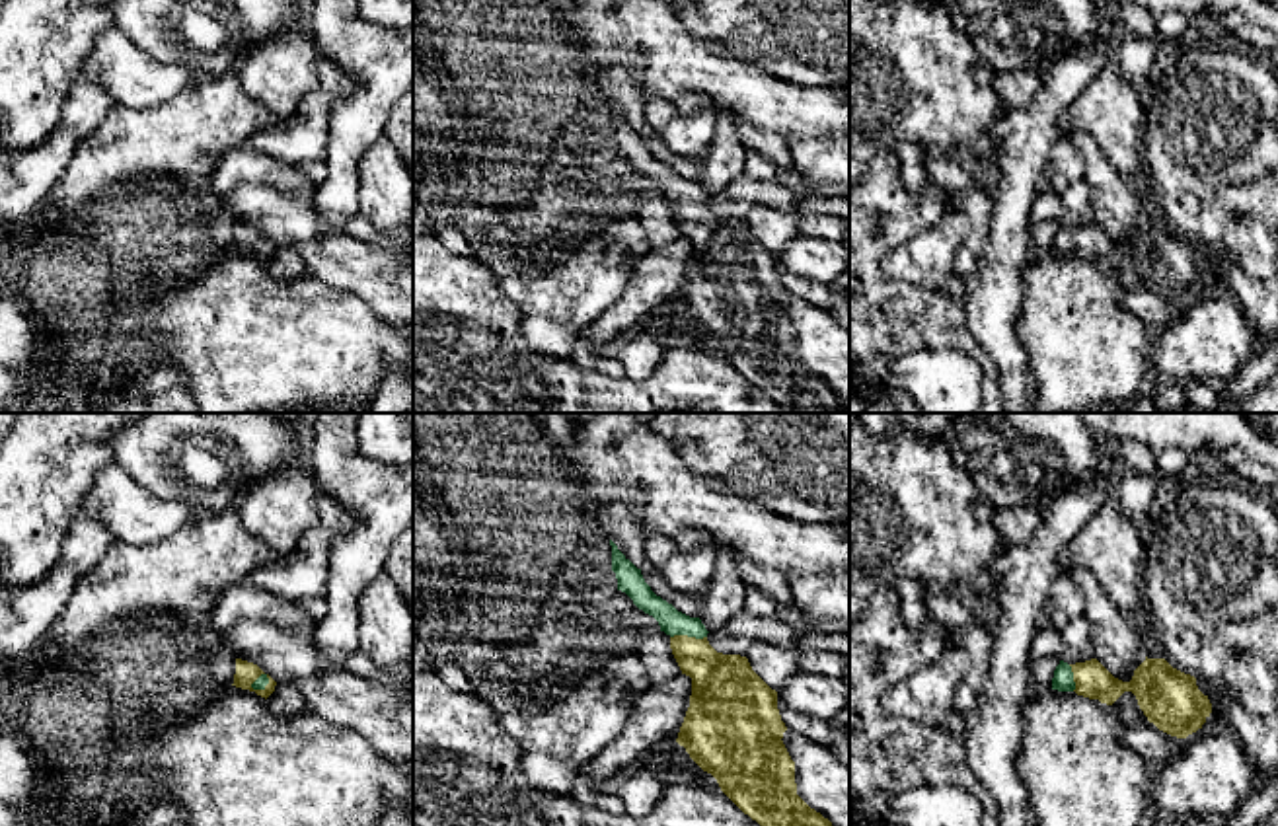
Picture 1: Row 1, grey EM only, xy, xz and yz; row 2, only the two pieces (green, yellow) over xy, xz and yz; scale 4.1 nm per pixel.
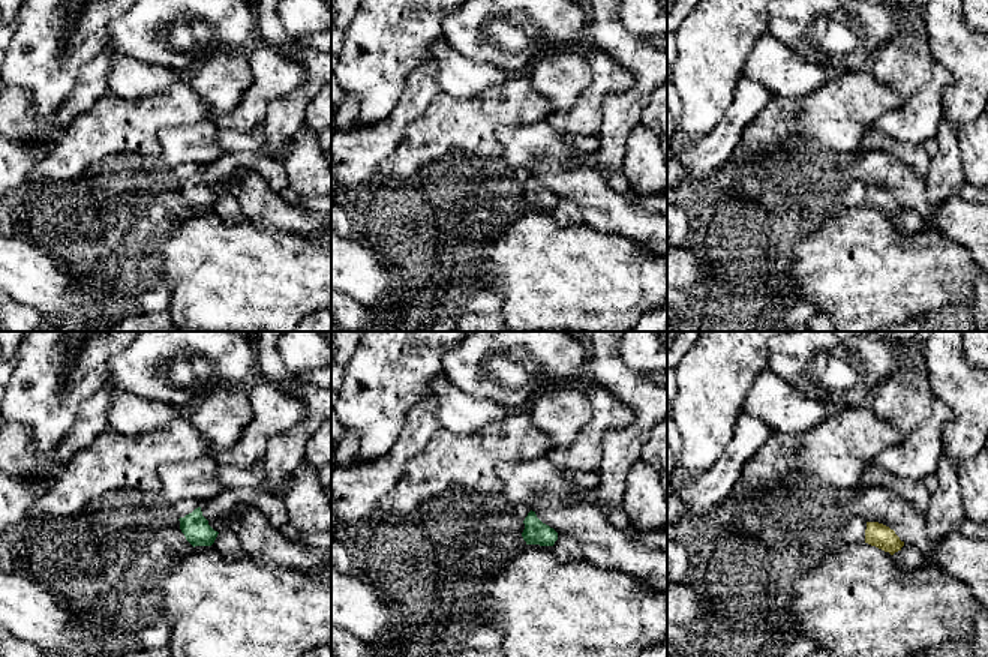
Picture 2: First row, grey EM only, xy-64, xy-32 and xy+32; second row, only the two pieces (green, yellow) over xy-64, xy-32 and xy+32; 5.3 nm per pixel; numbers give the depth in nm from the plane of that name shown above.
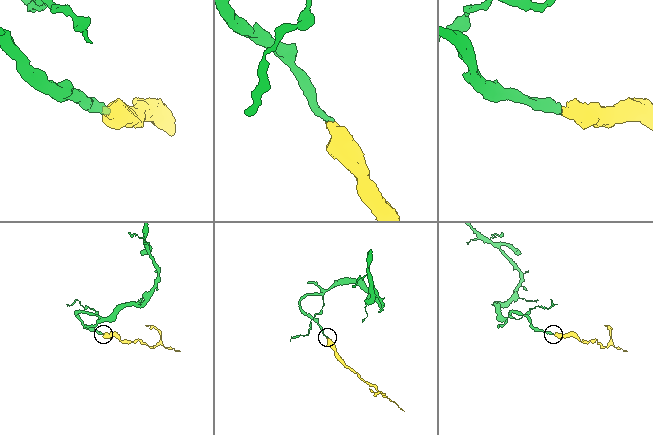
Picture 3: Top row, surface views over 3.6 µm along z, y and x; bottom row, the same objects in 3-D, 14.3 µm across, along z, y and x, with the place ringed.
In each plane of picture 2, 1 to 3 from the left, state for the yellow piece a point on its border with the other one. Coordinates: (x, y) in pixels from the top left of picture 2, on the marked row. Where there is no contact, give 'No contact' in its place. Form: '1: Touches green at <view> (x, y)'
1: No contact
2: No contact
3: No contact

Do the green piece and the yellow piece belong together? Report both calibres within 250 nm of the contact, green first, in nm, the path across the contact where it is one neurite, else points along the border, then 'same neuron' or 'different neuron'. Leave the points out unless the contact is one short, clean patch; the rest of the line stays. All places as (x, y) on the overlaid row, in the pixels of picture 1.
110 nm thick on the green side, 260 nm on the other; runs through xz (673, 622), (688, 636), (692, 653), (721, 684); same neuron

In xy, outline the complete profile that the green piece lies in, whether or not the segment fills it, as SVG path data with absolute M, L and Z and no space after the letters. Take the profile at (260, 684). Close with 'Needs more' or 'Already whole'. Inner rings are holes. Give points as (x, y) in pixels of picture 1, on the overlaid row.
M236 658L236 674L232 686L255 692L267 699L275 692L277 682L257 664Z. Needs more

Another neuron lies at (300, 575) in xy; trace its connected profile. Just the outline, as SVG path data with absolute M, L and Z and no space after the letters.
M323 491L318 495L318 514L318 524L298 540L286 557L257 567L247 579L292 604L325 596L331 544L337 536L355 532L358 518Z

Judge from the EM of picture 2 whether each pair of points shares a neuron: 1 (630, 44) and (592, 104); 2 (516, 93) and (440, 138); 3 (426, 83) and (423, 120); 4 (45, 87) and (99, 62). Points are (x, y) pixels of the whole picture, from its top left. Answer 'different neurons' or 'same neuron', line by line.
1: different neurons
2: same neuron
3: different neurons
4: different neurons

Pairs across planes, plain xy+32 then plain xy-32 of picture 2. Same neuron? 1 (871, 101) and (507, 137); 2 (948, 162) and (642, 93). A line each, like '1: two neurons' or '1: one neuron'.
1: two neurons
2: one neuron

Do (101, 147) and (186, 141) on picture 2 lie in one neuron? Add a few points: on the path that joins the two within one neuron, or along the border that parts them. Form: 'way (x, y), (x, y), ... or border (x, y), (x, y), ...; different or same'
border (191, 125), (165, 126), (158, 137), (158, 156); different

